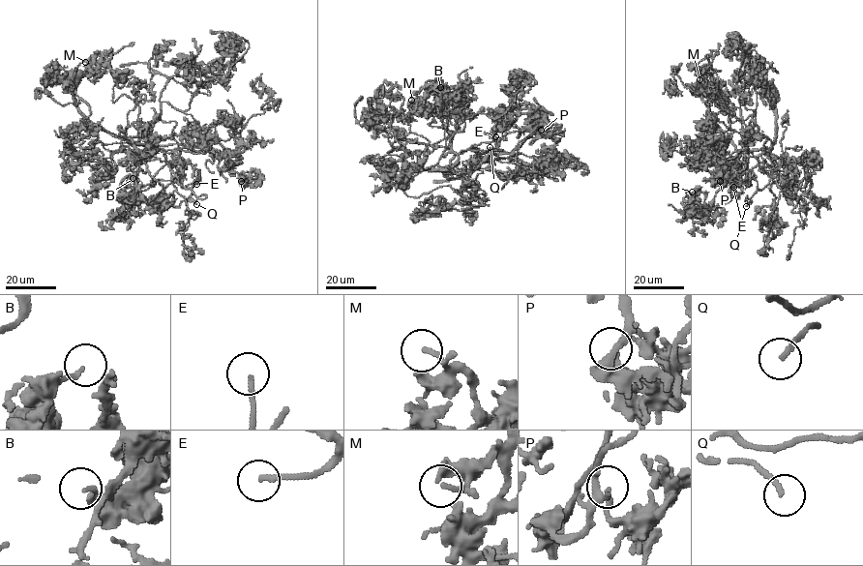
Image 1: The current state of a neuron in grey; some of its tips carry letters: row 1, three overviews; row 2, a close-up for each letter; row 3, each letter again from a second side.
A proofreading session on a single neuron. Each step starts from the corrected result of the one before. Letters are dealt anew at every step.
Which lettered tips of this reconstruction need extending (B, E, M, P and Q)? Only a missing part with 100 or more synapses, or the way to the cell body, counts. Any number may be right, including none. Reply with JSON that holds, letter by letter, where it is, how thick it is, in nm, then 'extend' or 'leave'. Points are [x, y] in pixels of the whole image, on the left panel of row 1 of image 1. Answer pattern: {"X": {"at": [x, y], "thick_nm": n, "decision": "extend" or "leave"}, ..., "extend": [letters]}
{"B": {"at": [133, 178], "thick_nm": 190, "decision": "leave"}, "E": {"at": [196, 184], "thick_nm": 180, "decision": "extend"}, "M": {"at": [85, 62], "thick_nm": 130, "decision": "leave"}, "P": {"at": [241, 181], "thick_nm": 160, "decision": "leave"}, "Q": {"at": [196, 204], "thick_nm": 150, "decision": "extend"}, "extend": ["E", "Q"]}

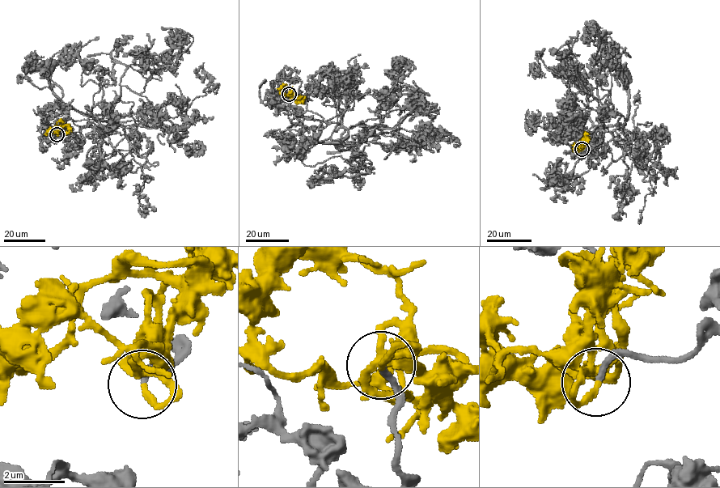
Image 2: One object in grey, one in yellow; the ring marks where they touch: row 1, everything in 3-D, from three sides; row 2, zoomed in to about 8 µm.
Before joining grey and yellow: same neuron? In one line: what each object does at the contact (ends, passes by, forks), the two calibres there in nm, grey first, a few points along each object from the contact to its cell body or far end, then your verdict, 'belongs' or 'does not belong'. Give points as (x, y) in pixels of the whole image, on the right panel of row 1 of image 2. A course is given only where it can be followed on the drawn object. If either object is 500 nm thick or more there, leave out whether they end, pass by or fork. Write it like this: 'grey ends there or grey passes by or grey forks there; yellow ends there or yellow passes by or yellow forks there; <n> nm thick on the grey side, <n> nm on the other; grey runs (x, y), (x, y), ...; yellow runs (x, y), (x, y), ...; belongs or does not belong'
grey ends there; yellow ends there; 180 nm thick on the grey side, 180 nm on the other; grey runs (582, 150), (599, 144), (611, 150), (604, 155), (601, 151), (603, 125), (624, 125), (629, 113), (624, 75); yellow runs (582, 150), (582, 143), (586, 139), (583, 142), (586, 146); belongs

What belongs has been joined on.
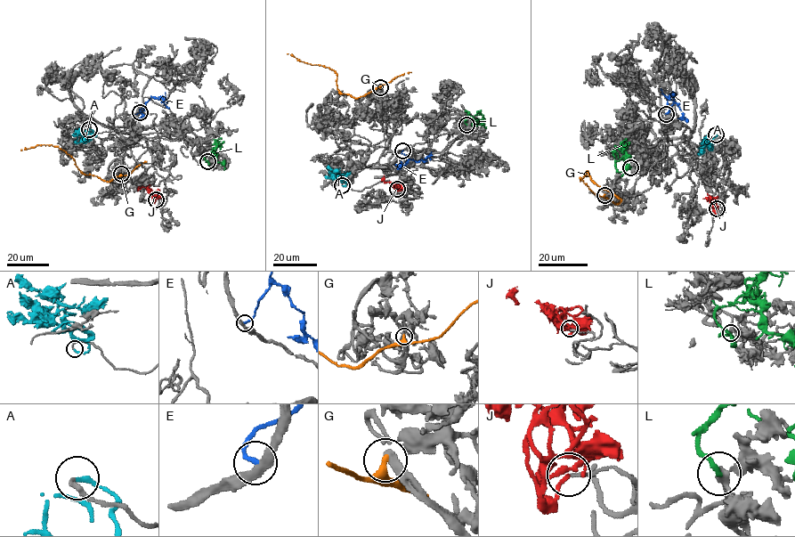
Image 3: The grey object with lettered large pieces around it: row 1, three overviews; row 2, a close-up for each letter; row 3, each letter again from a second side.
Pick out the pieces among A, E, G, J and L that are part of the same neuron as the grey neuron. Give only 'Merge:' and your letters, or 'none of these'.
Merge: A, J

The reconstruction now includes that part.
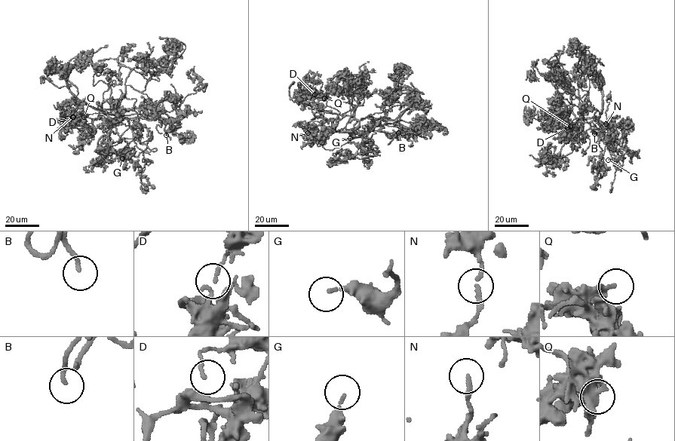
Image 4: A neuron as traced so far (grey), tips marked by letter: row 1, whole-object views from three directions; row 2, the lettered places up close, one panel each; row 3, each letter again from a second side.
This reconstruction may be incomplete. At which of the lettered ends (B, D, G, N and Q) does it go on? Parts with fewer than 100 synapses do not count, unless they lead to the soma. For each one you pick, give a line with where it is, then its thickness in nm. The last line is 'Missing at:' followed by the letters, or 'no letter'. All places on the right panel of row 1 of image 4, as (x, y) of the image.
B: place (594, 133); calibre 150 nm
Missing at: B

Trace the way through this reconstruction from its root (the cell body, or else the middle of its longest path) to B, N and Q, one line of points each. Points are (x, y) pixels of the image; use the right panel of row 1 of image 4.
B: (599, 79), (602, 109), (598, 120), (593, 117), (595, 121), (590, 121), (594, 119), (592, 123), (594, 133)
N: (599, 79), (602, 109), (597, 119), (618, 127), (609, 123), (609, 116), (620, 116), (606, 128), (605, 124)
Q: (599, 79), (602, 110), (598, 117), (583, 117), (581, 139), (588, 136), (581, 132), (567, 135), (570, 126)

